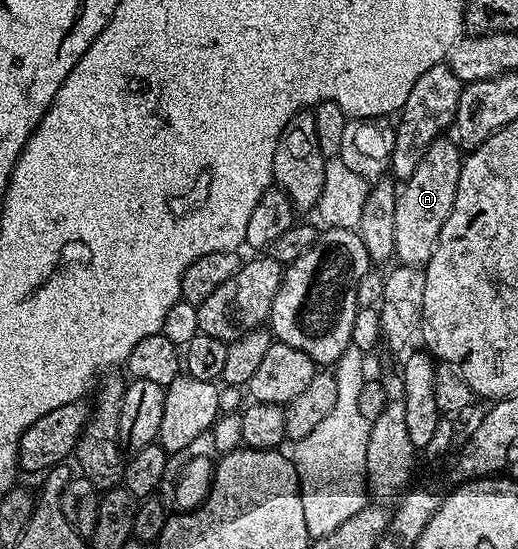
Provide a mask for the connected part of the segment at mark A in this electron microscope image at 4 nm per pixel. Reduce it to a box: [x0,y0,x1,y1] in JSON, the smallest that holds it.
[394,137,464,268]

